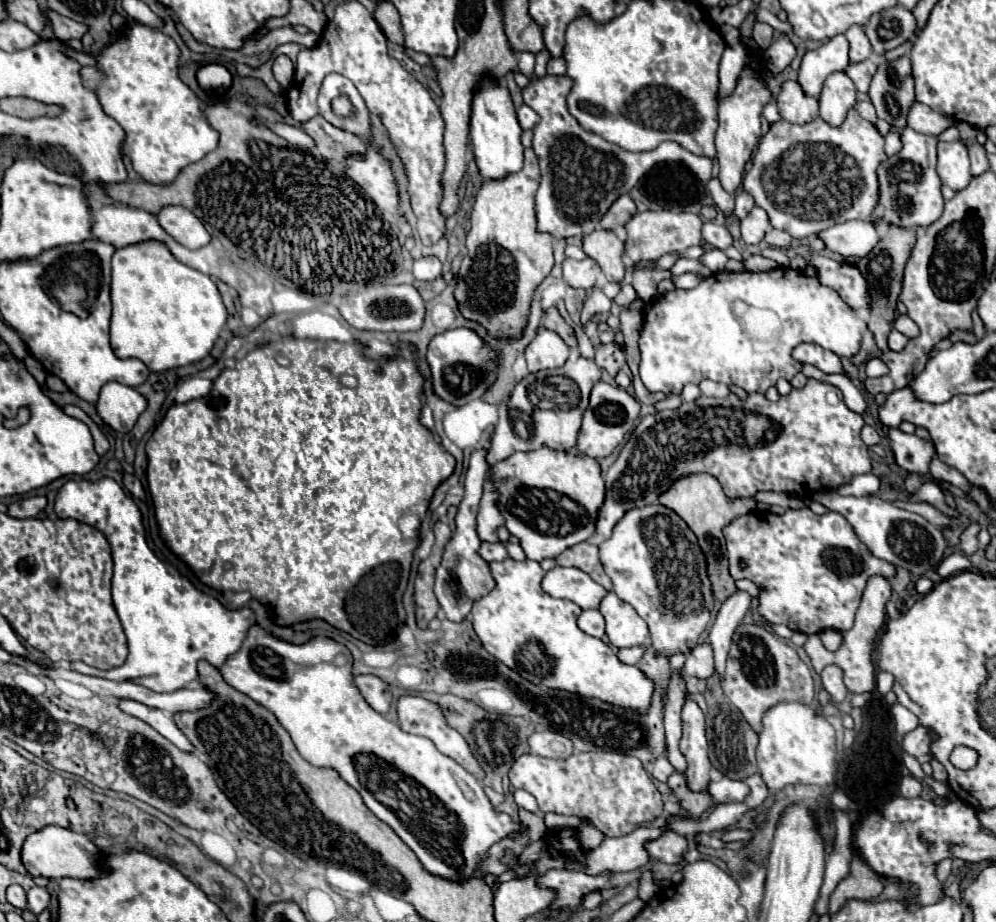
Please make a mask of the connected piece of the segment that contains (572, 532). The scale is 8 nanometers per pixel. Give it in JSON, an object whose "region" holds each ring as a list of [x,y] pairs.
{"region":[[[551,448],[515,452],[507,460],[491,466],[491,482],[495,484],[505,528],[521,540],[527,558],[537,562],[555,558],[565,548],[585,542],[595,534],[595,518],[605,500],[605,482],[597,460]]]}

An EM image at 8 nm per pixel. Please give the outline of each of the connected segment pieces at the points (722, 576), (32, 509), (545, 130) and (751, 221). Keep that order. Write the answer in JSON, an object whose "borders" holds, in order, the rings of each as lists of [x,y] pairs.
{"borders":[[[[697,472],[697,474],[683,476],[683,478],[675,480],[675,484],[671,484],[671,488],[659,496],[659,504],[673,510],[675,514],[679,514],[687,522],[687,526],[693,530],[693,534],[699,540],[699,546],[701,546],[703,554],[707,556],[707,568],[709,568],[709,578],[711,578],[711,584],[713,584],[713,594],[719,602],[725,602],[729,596],[733,596],[737,592],[737,586],[735,586],[735,580],[731,578],[729,568],[727,568],[729,562],[727,562],[725,538],[723,538],[721,530],[733,518],[757,510],[755,498],[731,500],[731,498],[725,496],[719,480],[715,480],[711,474]]],[[[43,496],[25,498],[25,500],[17,500],[17,502],[9,504],[7,514],[13,516],[13,518],[33,518],[33,516],[37,516],[45,506],[47,506],[47,500],[45,500]]],[[[545,76],[541,80],[531,78],[529,86],[523,90],[525,104],[541,116],[541,122],[533,130],[533,150],[541,168],[541,184],[535,192],[539,232],[547,232],[553,238],[573,238],[597,230],[599,220],[611,204],[627,194],[639,178],[659,162],[681,162],[703,184],[711,180],[711,158],[695,156],[683,150],[677,142],[663,142],[651,152],[627,152],[597,134],[585,132],[567,110],[565,98],[571,86],[573,82],[567,76]]],[[[755,206],[743,220],[741,220],[741,238],[745,244],[759,244],[765,236],[765,230],[769,228],[767,212],[759,206]]]]}

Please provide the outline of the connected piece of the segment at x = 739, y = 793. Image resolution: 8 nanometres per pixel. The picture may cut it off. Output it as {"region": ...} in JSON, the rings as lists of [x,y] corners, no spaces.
{"region":[[[721,778],[717,782],[709,782],[707,792],[711,796],[711,800],[715,804],[723,804],[723,802],[741,802],[745,800],[745,796],[749,794],[749,788],[745,782],[737,782],[731,778]]]}

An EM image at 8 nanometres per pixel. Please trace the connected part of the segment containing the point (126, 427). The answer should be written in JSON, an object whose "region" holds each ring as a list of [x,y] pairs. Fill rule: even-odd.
{"region":[[[119,382],[105,384],[97,402],[99,416],[117,432],[129,432],[145,408],[145,396]]]}

